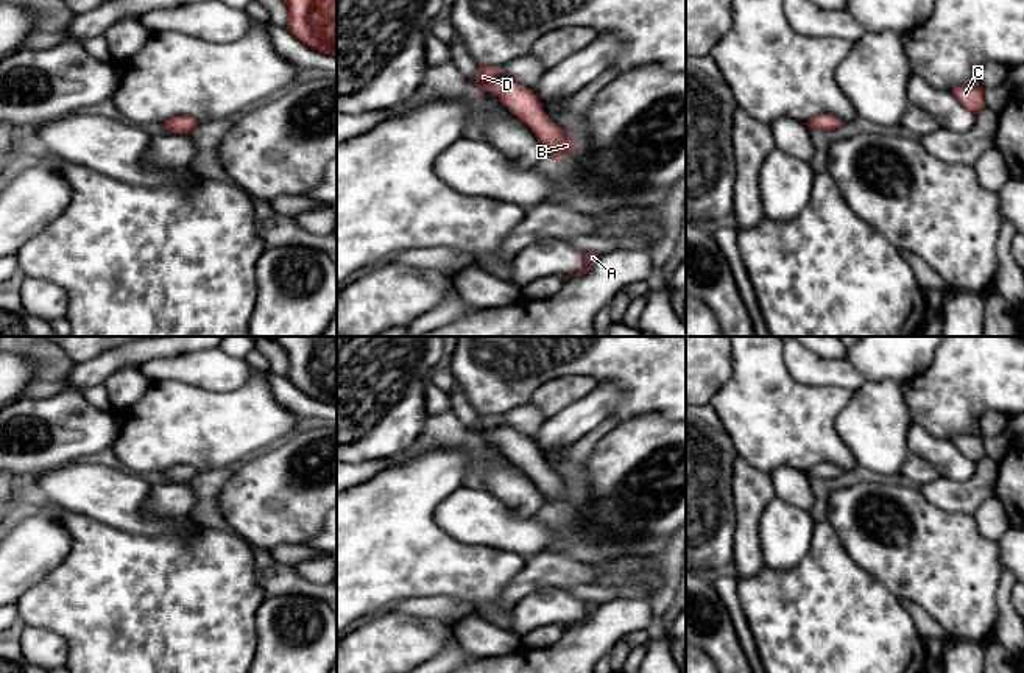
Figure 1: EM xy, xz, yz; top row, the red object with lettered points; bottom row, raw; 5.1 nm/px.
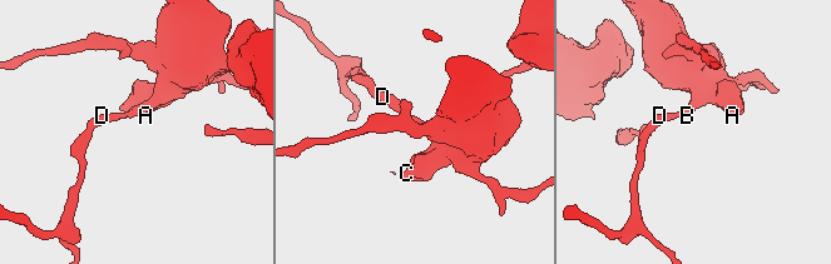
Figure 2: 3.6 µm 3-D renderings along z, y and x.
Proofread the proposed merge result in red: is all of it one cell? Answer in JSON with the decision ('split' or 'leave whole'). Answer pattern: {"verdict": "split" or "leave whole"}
{"verdict": "leave whole"}

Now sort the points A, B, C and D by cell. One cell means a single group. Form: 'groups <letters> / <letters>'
groups A B C D

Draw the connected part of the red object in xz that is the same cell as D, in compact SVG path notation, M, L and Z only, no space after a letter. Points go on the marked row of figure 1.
M478 65L475 84L483 92L489 90L497 95L511 114L531 128L535 136L550 151L552 162L574 154L577 142L552 122L533 90L500 76L494 67L488 65Z

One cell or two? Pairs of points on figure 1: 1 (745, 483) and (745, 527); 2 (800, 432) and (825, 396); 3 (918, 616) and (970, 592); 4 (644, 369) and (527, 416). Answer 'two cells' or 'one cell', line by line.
1: one cell
2: one cell
3: two cells
4: two cells

